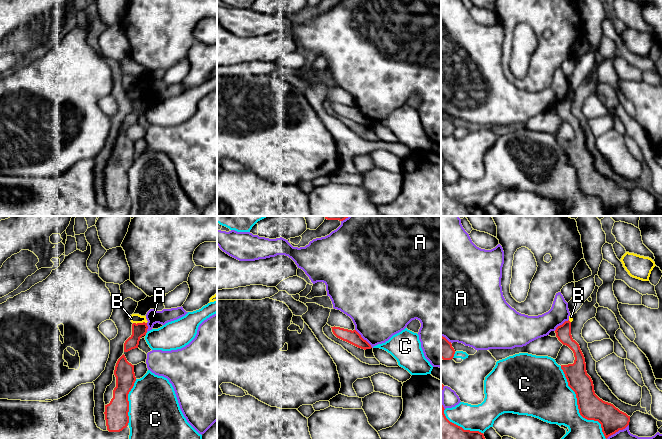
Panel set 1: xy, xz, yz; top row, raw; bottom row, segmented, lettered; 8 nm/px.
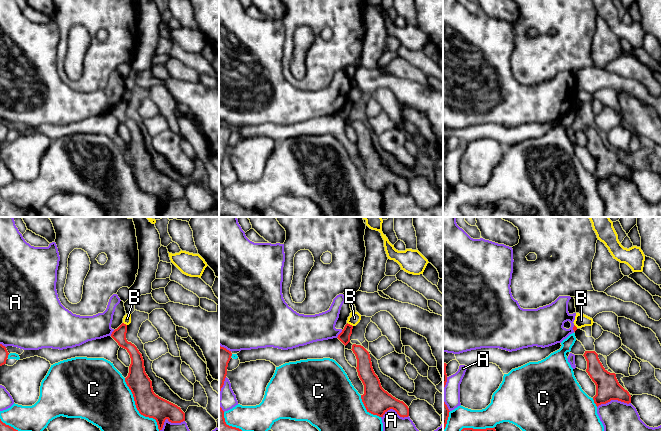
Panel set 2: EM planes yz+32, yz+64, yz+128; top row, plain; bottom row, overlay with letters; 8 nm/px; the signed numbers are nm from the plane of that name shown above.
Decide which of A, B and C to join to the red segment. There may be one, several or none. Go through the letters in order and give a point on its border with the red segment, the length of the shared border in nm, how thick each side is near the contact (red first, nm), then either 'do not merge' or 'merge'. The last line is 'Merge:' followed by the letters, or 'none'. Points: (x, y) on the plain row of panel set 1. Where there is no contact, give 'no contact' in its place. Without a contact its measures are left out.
A: xz (362, 114) | 200 nm | 110/440 nm | do not merge
B: xy (139, 99) | 110 nm | 110/80 nm | do not merge
C: yz (578, 183) | 700 nm | 200/360 nm | do not merge
Merge: none

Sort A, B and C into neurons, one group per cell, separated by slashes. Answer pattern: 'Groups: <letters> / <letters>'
Groups: A / B / C

